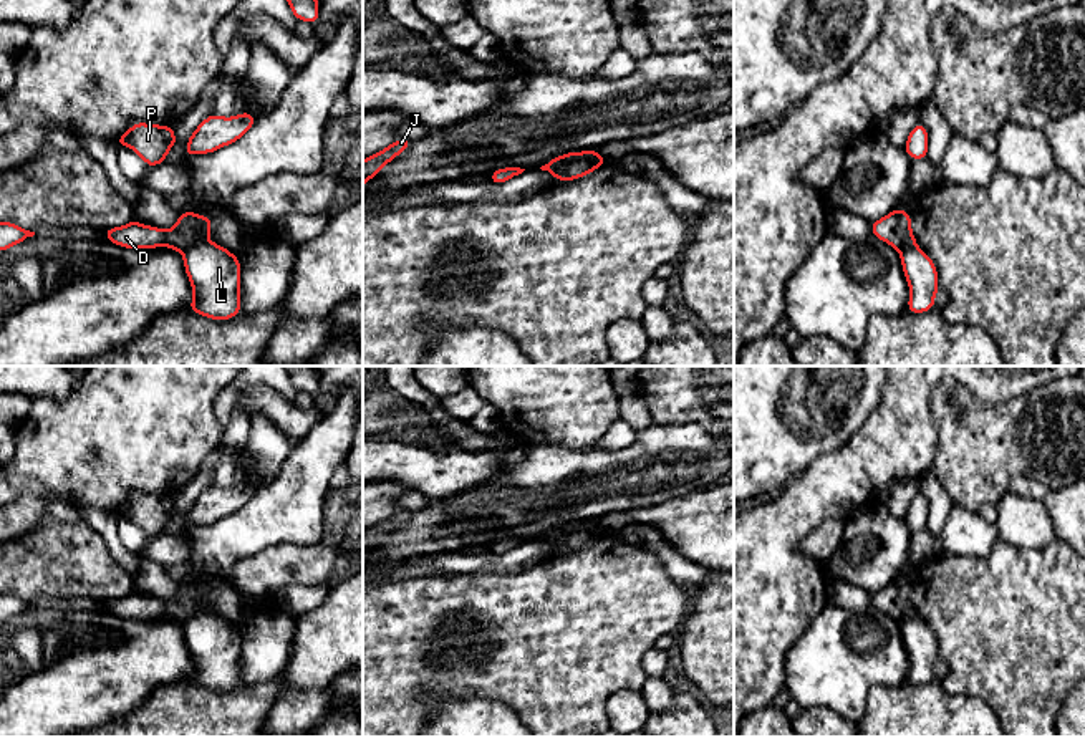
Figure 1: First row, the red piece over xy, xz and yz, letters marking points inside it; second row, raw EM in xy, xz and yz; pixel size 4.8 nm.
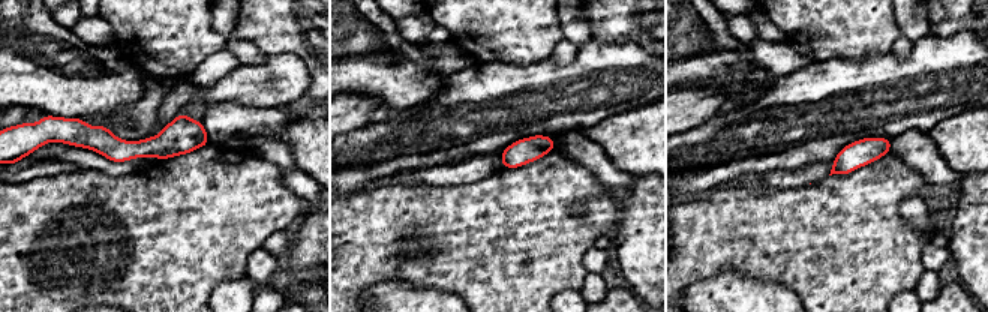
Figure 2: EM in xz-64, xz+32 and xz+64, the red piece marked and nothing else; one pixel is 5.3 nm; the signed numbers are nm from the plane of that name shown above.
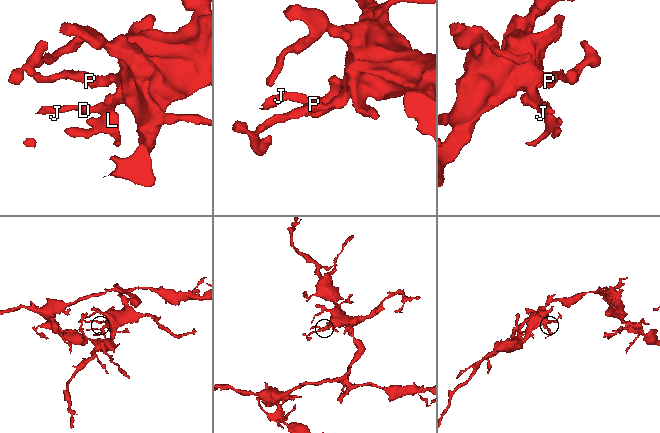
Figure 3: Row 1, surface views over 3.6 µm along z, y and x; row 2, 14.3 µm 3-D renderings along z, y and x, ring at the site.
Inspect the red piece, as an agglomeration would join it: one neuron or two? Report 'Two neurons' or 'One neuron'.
Two neurons

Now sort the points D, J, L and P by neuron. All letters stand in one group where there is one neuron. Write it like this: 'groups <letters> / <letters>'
groups D J P / L

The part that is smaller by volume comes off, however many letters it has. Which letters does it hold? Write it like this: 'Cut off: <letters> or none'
Cut off: L

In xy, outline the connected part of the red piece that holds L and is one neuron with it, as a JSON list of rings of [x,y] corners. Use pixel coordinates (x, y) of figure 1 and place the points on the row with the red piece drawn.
[[[207,238],[182,257],[194,291],[189,310],[210,320],[234,318],[242,310],[239,258]]]

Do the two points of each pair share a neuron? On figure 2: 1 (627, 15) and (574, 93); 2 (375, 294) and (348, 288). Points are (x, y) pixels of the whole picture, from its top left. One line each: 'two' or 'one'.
1: two
2: two

